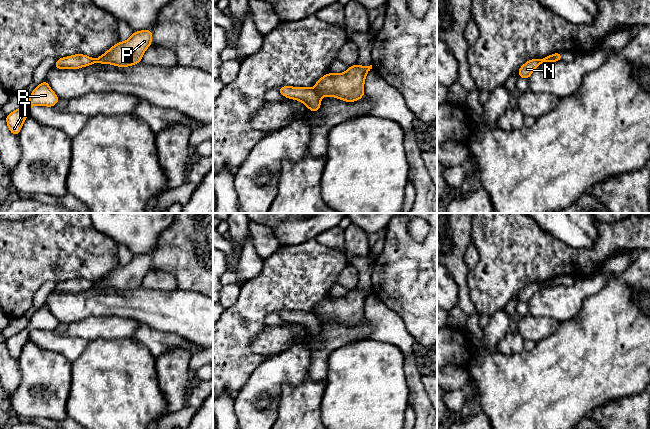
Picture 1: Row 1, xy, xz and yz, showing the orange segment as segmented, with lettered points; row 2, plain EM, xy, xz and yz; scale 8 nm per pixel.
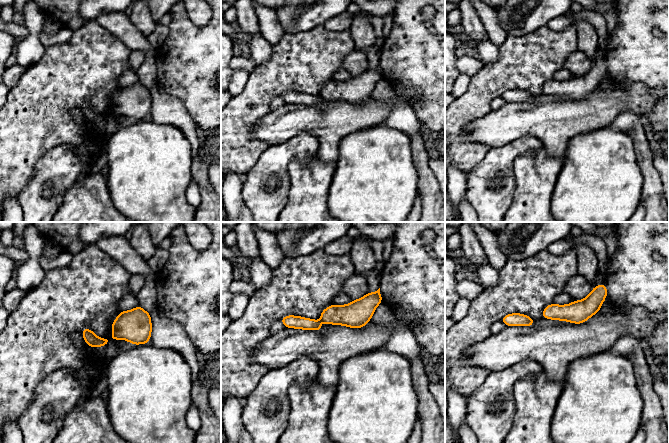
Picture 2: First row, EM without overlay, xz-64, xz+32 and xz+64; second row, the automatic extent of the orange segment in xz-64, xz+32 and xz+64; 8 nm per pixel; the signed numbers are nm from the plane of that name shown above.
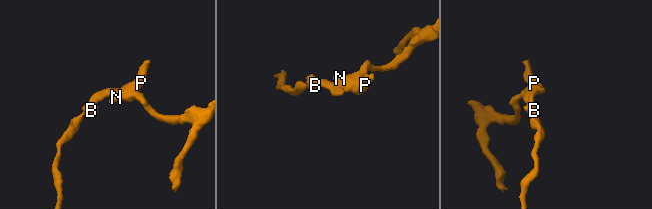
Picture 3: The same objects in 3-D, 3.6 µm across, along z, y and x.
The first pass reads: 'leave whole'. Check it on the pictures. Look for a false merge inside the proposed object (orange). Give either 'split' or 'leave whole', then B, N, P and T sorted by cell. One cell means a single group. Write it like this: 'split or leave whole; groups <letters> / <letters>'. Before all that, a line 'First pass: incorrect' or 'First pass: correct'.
First pass: incorrect
split; groups B T / N P

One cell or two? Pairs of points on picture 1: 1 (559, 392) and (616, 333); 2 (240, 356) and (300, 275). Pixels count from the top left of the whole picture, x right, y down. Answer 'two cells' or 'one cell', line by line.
1: one cell
2: one cell

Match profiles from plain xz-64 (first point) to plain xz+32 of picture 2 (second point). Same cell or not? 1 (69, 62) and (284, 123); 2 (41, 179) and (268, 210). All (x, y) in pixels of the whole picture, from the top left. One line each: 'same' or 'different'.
1: different
2: same

